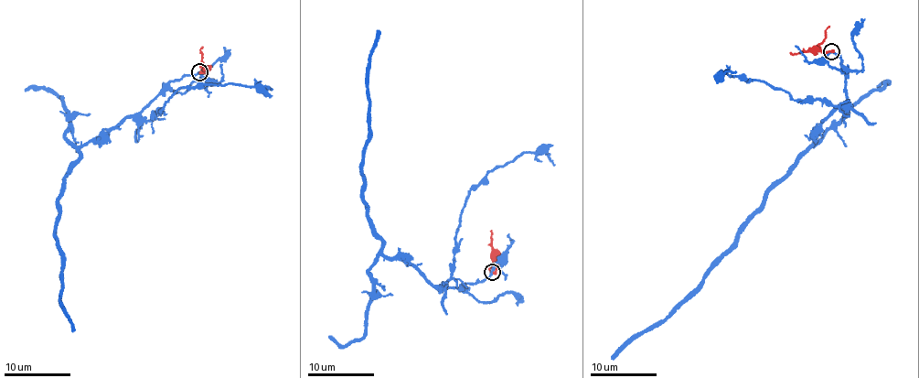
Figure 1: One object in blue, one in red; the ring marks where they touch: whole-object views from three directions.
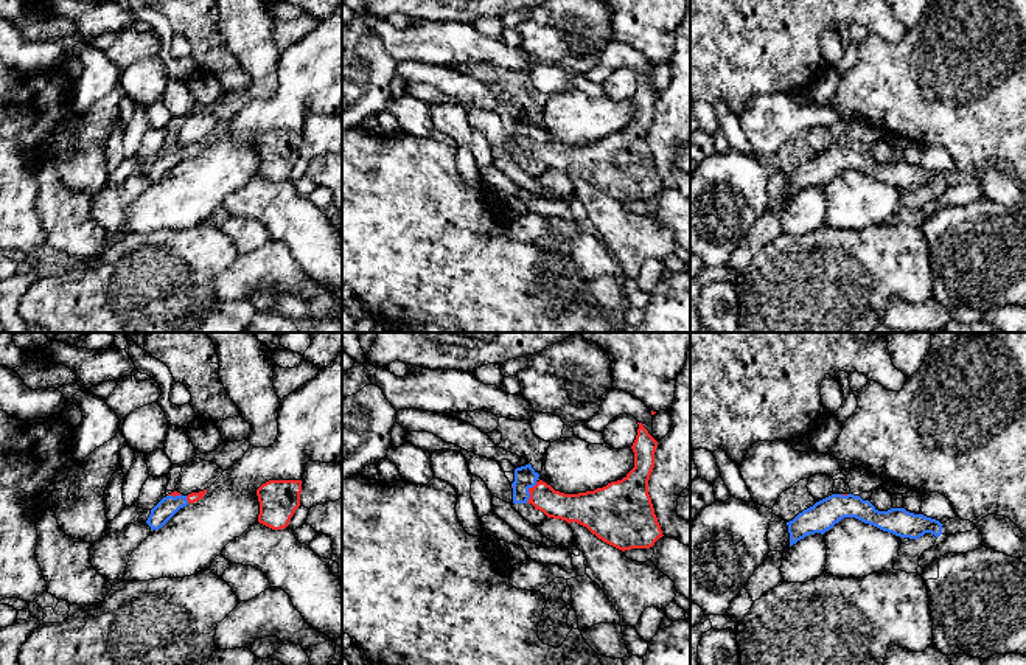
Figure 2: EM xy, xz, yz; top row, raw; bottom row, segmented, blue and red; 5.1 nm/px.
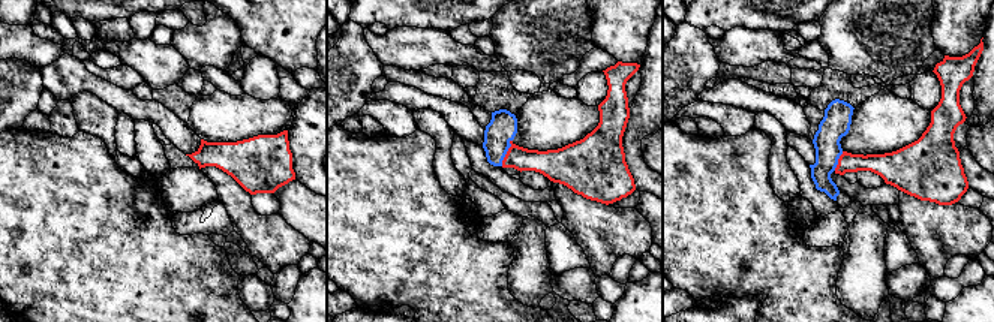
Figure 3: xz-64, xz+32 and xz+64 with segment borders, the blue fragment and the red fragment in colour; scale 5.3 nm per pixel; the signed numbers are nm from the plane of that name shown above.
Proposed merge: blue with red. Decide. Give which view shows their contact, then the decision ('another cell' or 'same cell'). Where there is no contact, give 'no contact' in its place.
contact in xz; same cell

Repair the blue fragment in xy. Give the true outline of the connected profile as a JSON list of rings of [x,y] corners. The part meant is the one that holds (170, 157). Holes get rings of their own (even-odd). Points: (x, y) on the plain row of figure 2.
[[[207,141],[199,144],[191,144],[188,148],[182,148],[180,144],[174,143],[163,149],[152,162],[146,172],[151,182],[162,180],[180,160],[187,158],[188,155],[194,155],[205,148]]]

